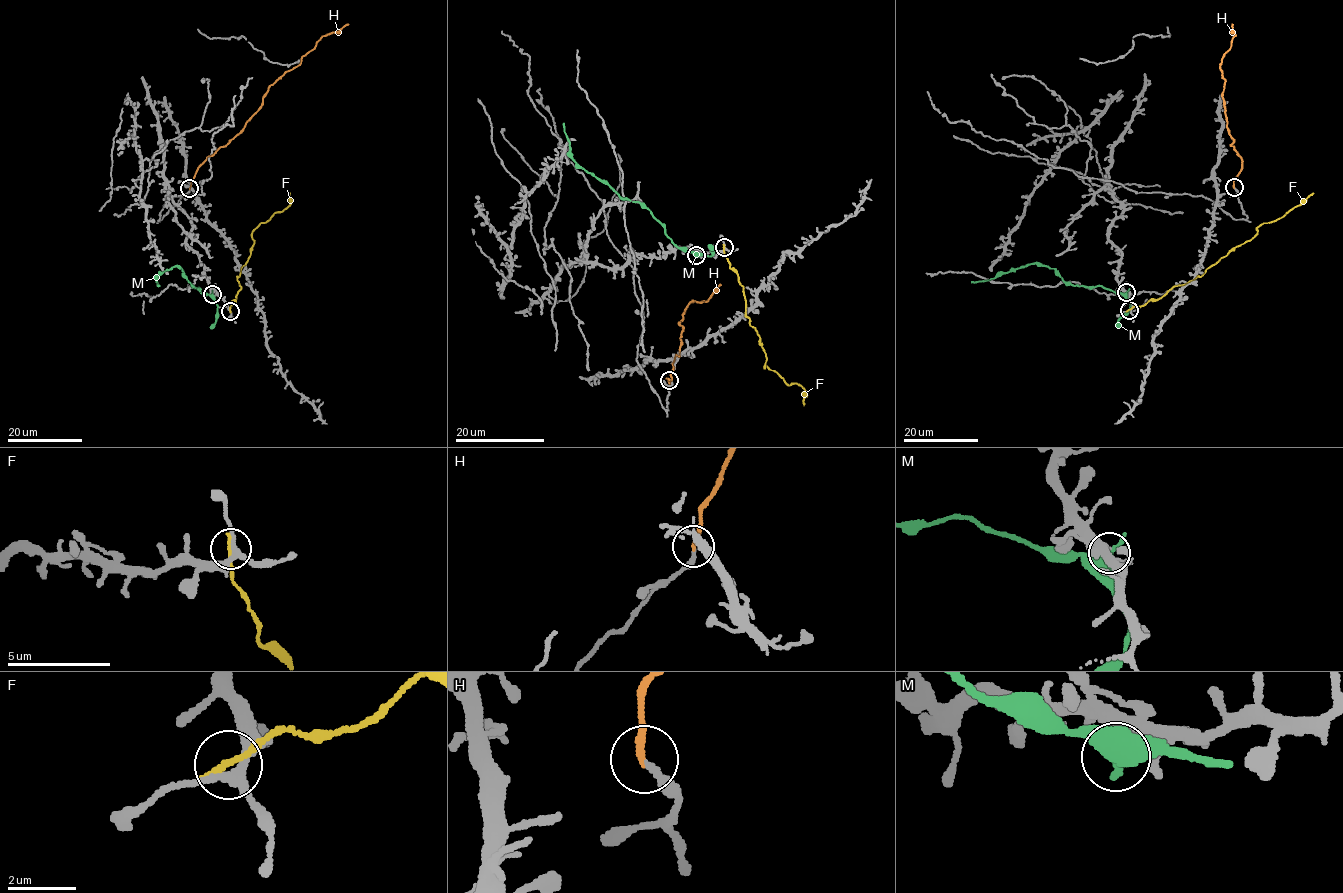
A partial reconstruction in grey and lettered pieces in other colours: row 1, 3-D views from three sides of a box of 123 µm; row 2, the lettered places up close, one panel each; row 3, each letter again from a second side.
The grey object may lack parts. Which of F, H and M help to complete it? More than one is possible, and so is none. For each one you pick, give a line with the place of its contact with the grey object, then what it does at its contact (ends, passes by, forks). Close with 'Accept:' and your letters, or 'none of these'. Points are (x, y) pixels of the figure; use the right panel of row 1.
H: Touches grey at (1234, 187). It ends there
Accept: H

